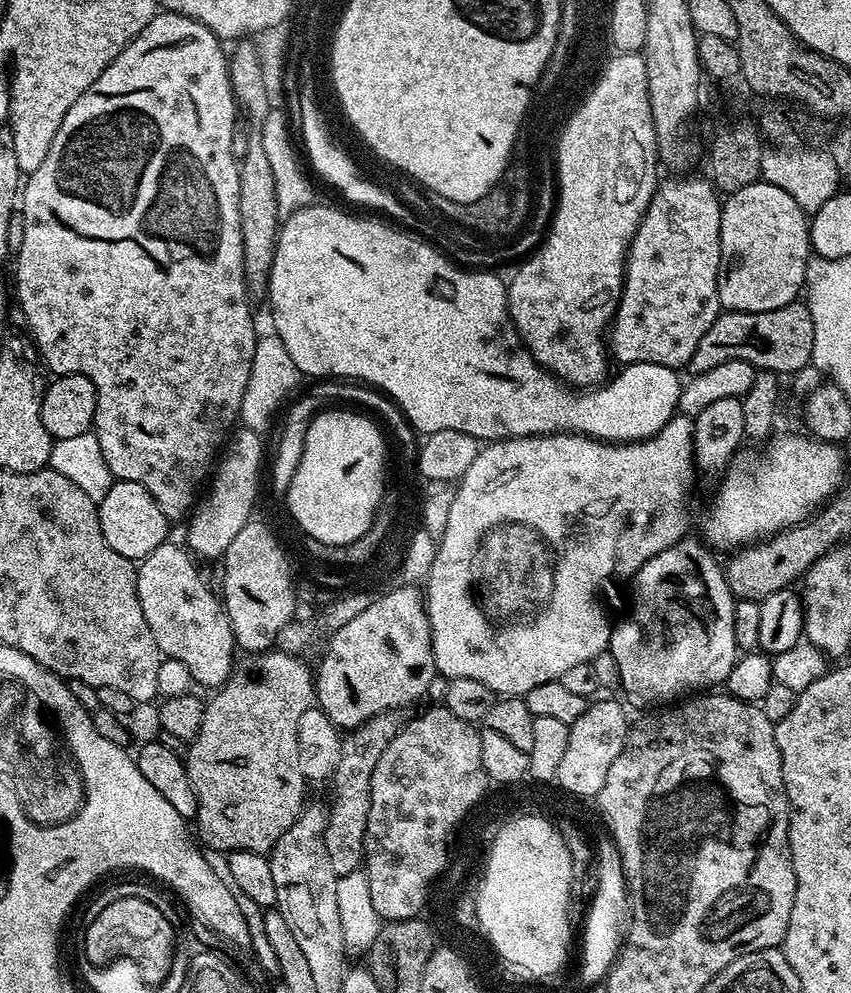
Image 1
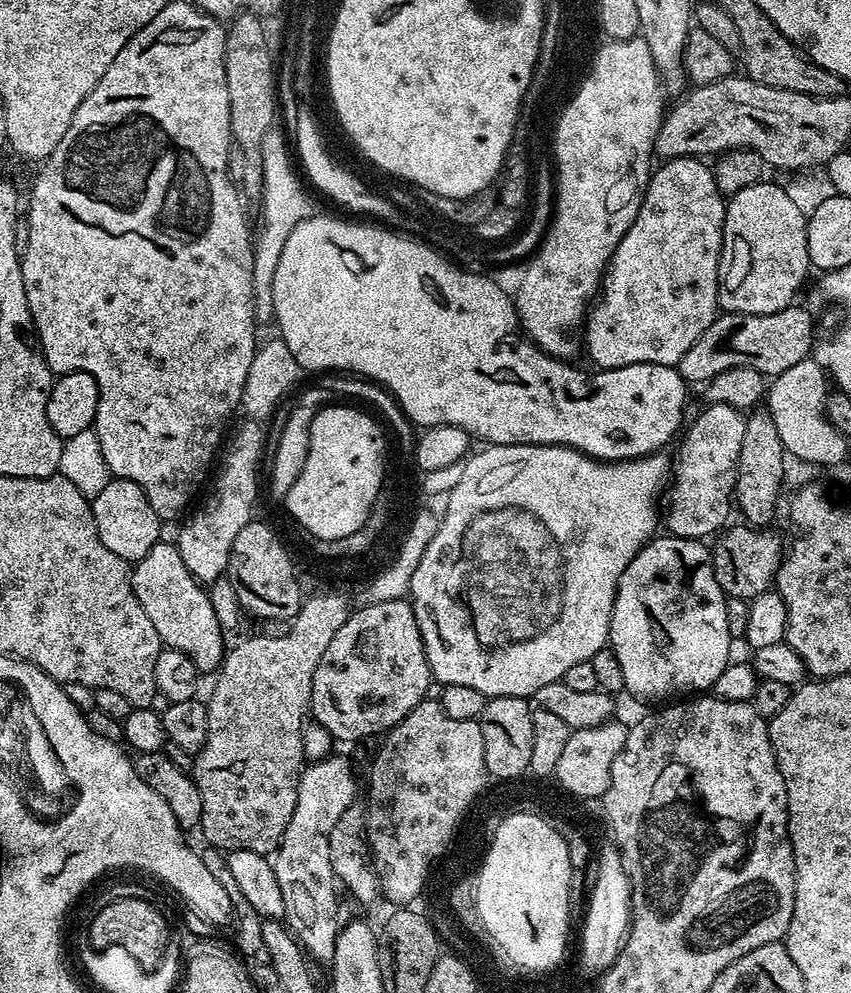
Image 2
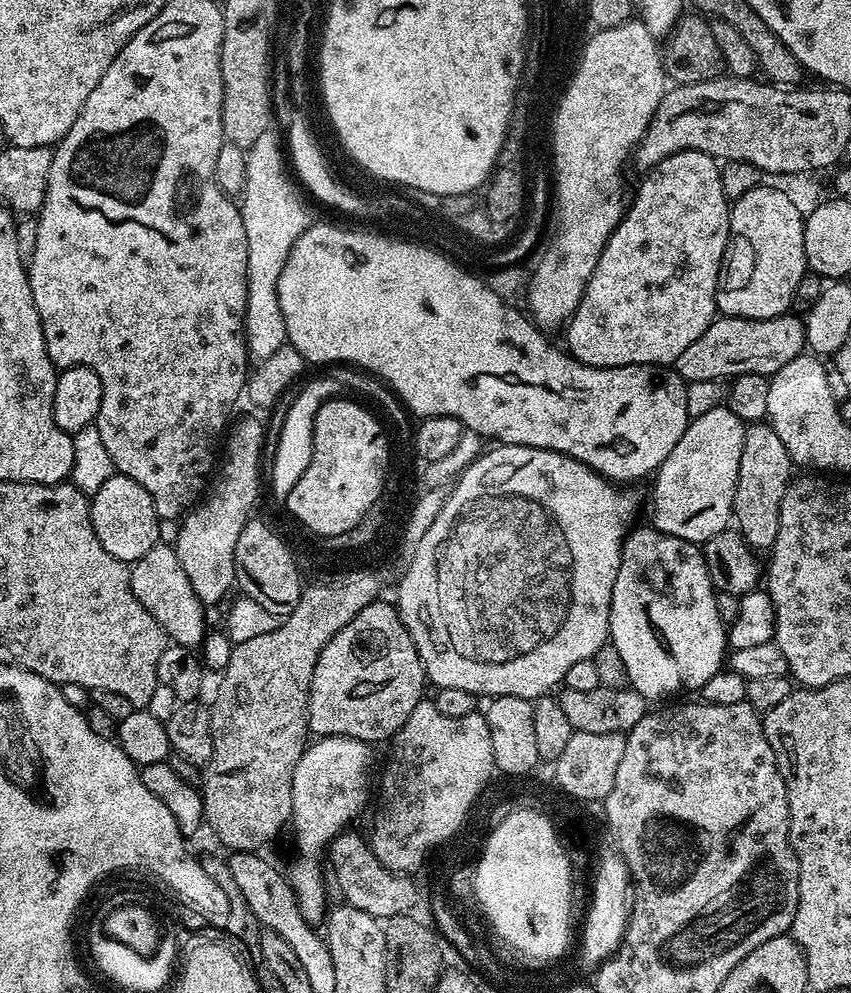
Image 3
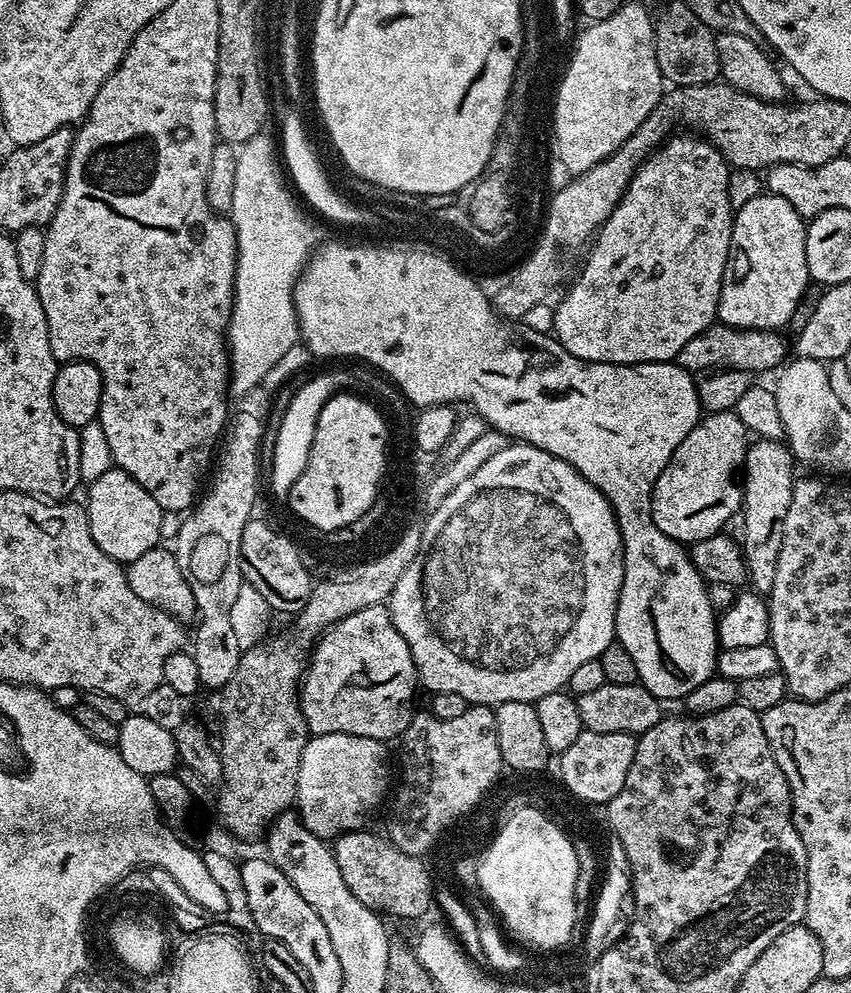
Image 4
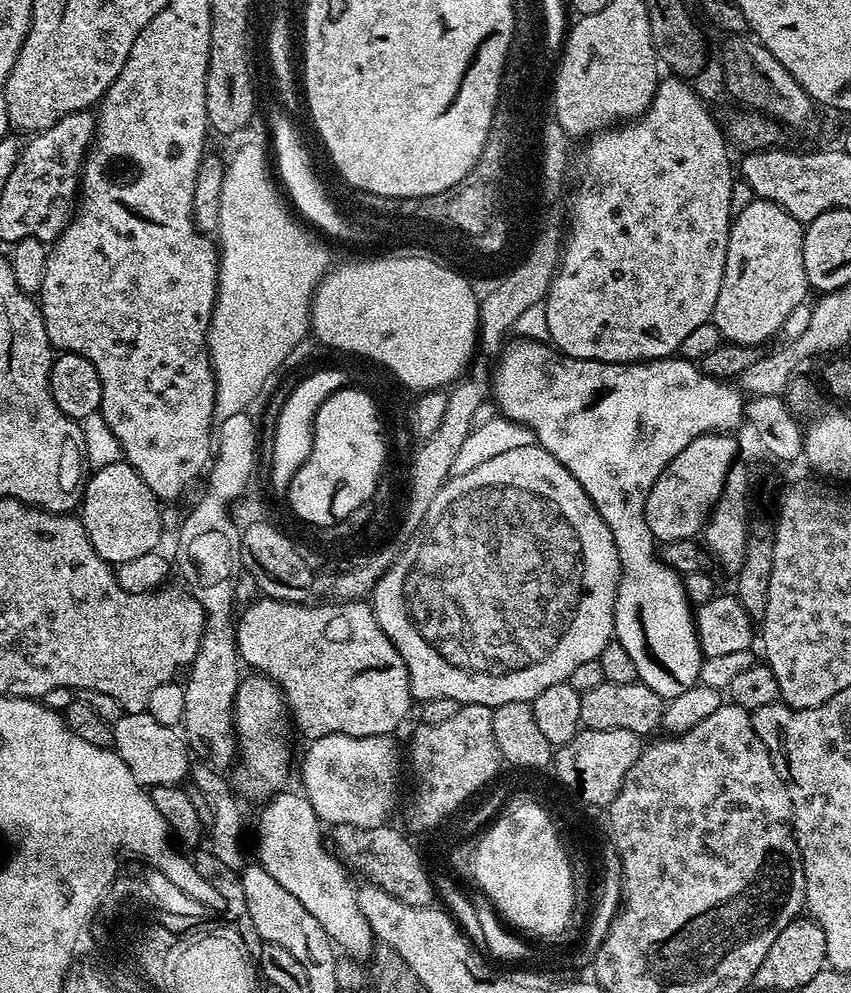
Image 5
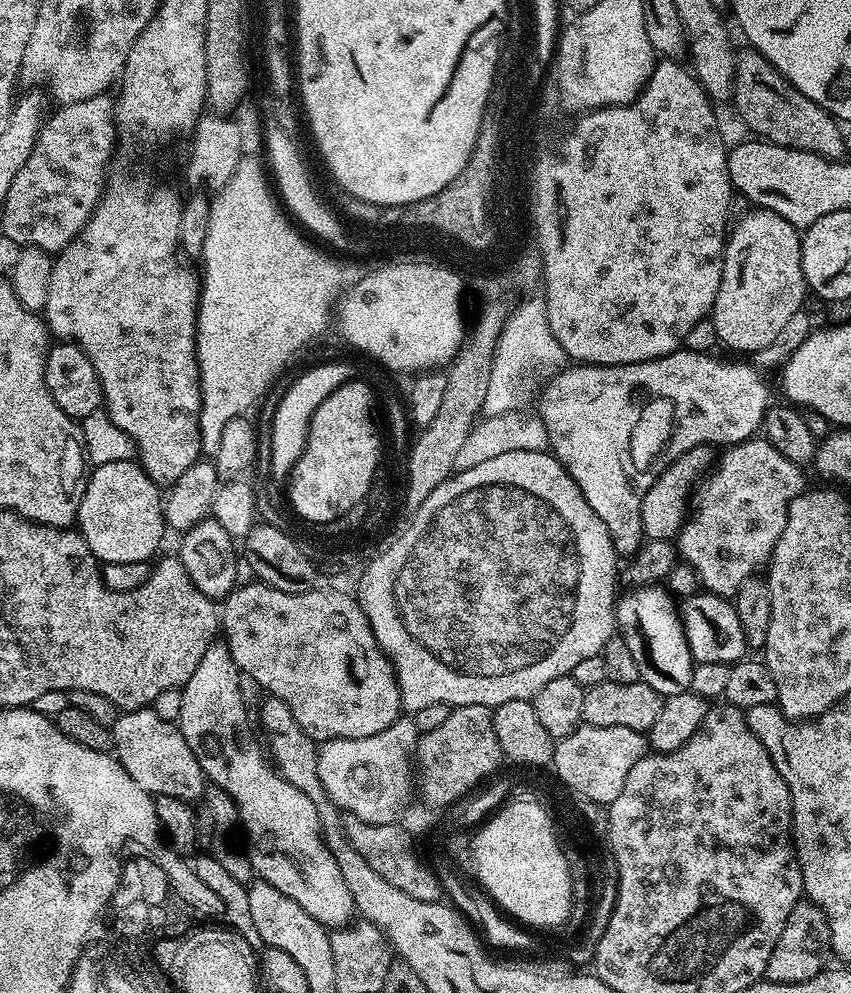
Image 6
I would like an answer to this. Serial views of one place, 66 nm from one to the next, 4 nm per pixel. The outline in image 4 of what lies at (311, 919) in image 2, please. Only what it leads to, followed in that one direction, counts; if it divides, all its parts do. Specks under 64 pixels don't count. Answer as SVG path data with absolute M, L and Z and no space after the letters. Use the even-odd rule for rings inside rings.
M322 734L308 739L298 766L295 803L306 830L321 838L335 838L363 825L360 823L379 806L388 788L388 752L384 748L383 740L354 734Z

